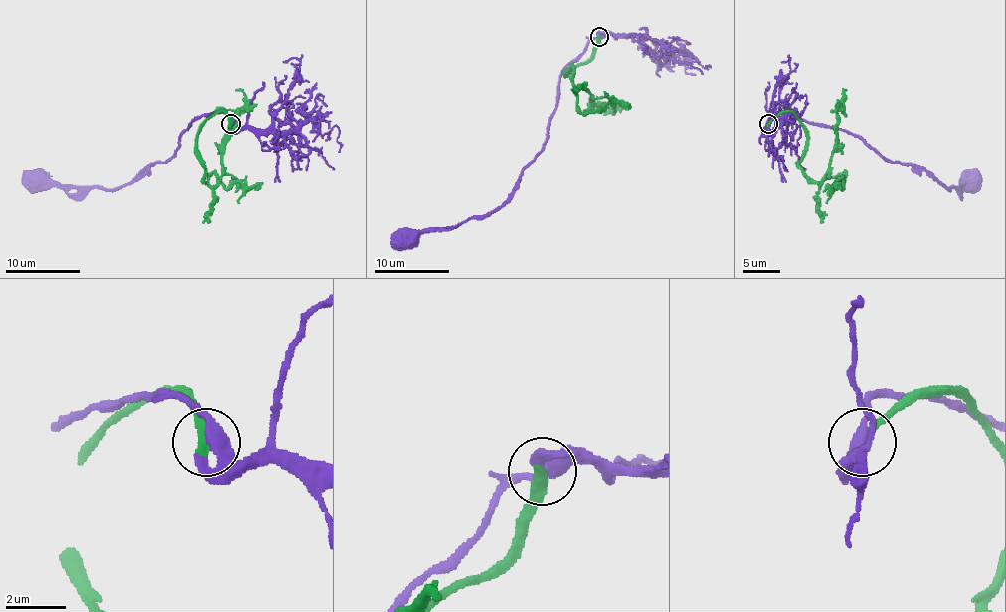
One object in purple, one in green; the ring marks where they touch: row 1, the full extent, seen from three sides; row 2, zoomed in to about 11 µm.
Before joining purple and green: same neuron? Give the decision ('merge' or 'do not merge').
merge

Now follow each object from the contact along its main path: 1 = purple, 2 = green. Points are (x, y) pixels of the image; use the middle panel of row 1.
1: (599, 37), (560, 76), (544, 149), (514, 192), (486, 214), (404, 236)
2: (599, 37), (588, 59), (566, 74), (571, 67), (577, 87), (588, 93), (594, 104), (612, 111), (603, 115)

